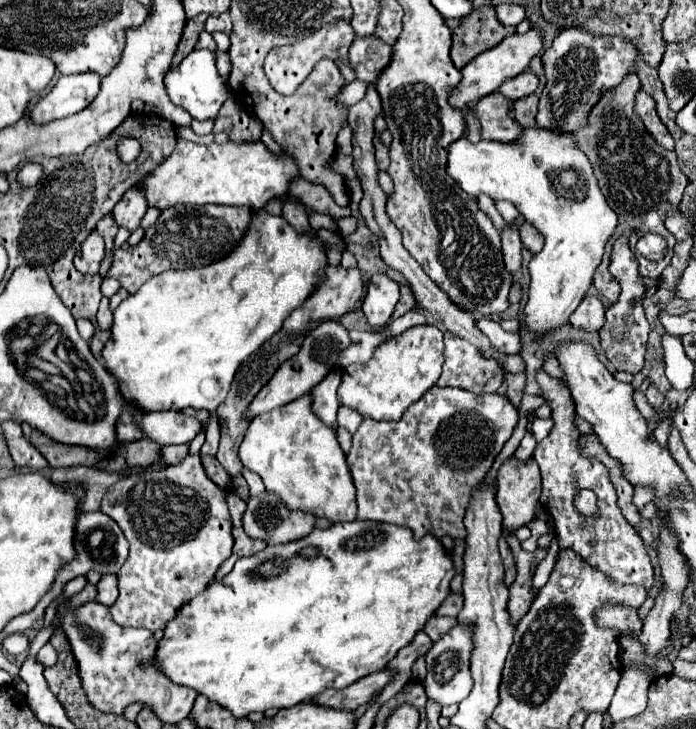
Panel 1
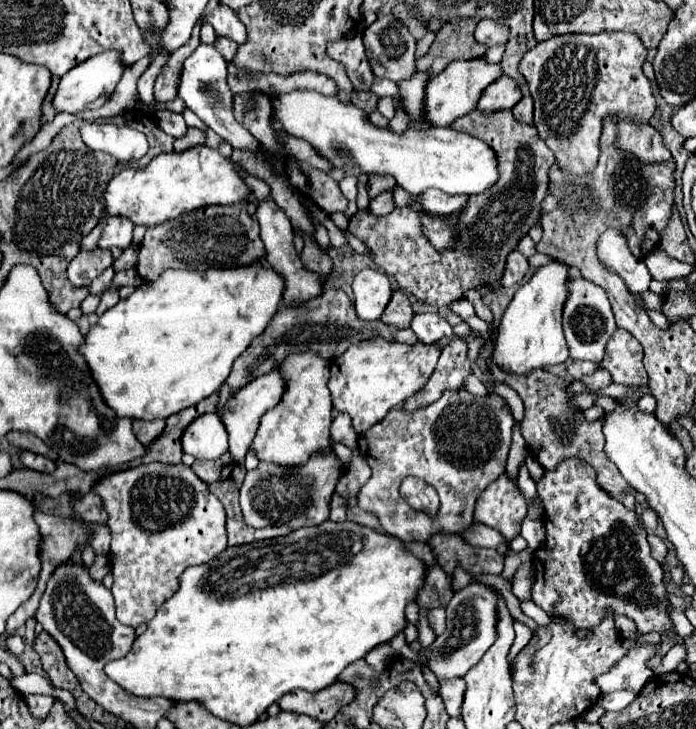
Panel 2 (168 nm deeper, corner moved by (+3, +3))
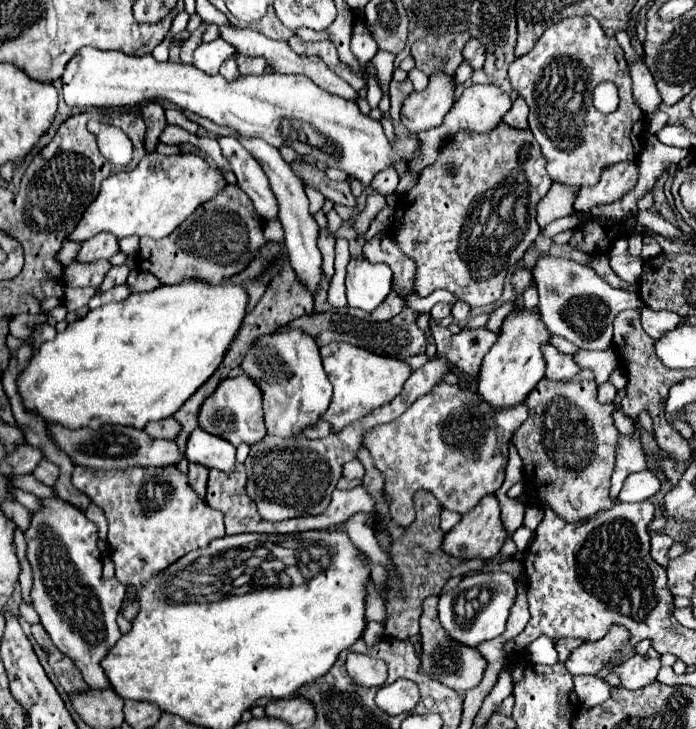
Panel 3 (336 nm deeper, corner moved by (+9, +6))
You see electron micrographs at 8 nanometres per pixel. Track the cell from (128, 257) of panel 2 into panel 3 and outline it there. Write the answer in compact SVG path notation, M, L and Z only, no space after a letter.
M113 266L113 268L109 270L109 274L105 276L103 284L99 286L99 292L111 290L113 286L117 286L117 284L123 284L123 282L127 280L127 276L129 276L129 268L127 268L127 266Z

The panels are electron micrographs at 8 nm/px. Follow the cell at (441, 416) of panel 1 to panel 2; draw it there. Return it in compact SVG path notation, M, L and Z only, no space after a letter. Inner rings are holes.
M445 391L435 403L429 407L421 407L417 411L405 411L405 409L393 409L389 411L379 423L369 427L365 433L359 435L359 453L371 467L371 479L361 487L357 493L357 507L363 511L373 513L381 529L399 537L401 541L423 541L427 543L437 533L447 535L461 535L471 523L473 523L473 511L475 501L485 491L493 479L497 479L505 471L505 459L511 445L511 427L513 427L513 415L503 397L497 395L485 395L477 397L469 391ZM407 477L419 477L431 487L435 487L439 495L439 511L435 515L429 515L425 511L417 511L411 505L407 505L399 495L399 485Z

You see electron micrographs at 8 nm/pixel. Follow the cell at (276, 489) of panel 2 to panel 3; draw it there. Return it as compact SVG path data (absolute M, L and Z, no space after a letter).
M429 360L423 368L415 370L407 378L401 392L391 400L391 404L373 410L369 416L357 420L357 424L351 424L349 428L341 430L341 434L331 434L321 440L307 440L303 436L295 436L291 440L279 436L265 436L261 442L253 444L245 460L245 470L249 476L247 492L249 496L253 496L259 514L271 522L321 514L329 506L331 494L343 472L343 464L357 458L357 452L363 446L363 436L371 428L401 416L401 412L405 412L405 408L409 408L409 404L413 404L417 396L429 392L437 384L437 380L447 372L449 368L445 368L443 360Z

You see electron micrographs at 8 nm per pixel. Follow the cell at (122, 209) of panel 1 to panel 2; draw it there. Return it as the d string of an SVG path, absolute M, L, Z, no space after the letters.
M109 215L105 219L99 247L103 247L103 249L111 249L111 247L125 249L133 241L133 229L135 229L135 225L131 223L131 219L119 217L119 215Z

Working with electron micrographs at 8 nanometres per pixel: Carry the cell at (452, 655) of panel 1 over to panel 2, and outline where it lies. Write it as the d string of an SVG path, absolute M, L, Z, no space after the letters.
M469 583L459 589L447 605L447 629L427 649L427 667L437 679L449 681L453 677L465 677L465 673L479 663L487 647L495 643L495 593L491 587L481 583Z

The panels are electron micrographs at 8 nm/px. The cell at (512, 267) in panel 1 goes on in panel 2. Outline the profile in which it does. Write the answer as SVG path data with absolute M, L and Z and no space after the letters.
M511 251L509 257L507 257L507 261L505 261L505 271L503 271L501 285L503 287L511 287L511 285L519 283L525 277L527 271L529 271L527 259L519 251Z

